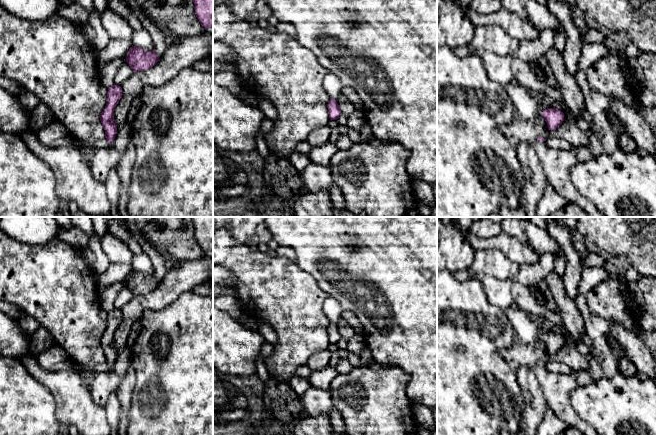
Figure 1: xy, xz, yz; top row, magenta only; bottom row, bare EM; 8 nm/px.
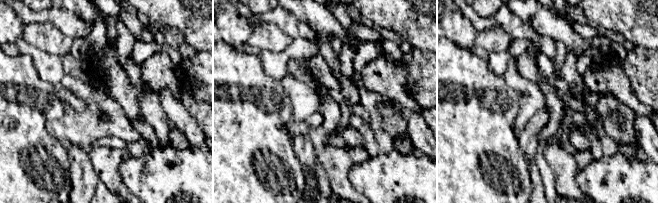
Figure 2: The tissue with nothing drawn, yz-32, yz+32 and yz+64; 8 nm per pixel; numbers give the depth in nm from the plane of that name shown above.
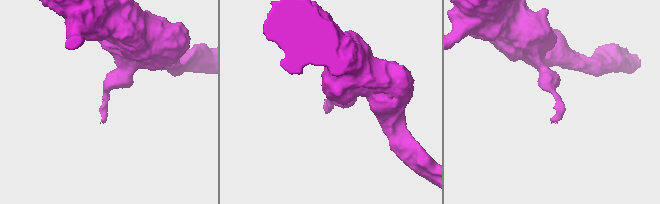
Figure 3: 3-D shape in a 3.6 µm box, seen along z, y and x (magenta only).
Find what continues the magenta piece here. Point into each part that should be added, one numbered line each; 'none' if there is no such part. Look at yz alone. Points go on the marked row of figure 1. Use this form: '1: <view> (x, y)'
1: yz (556, 164)

